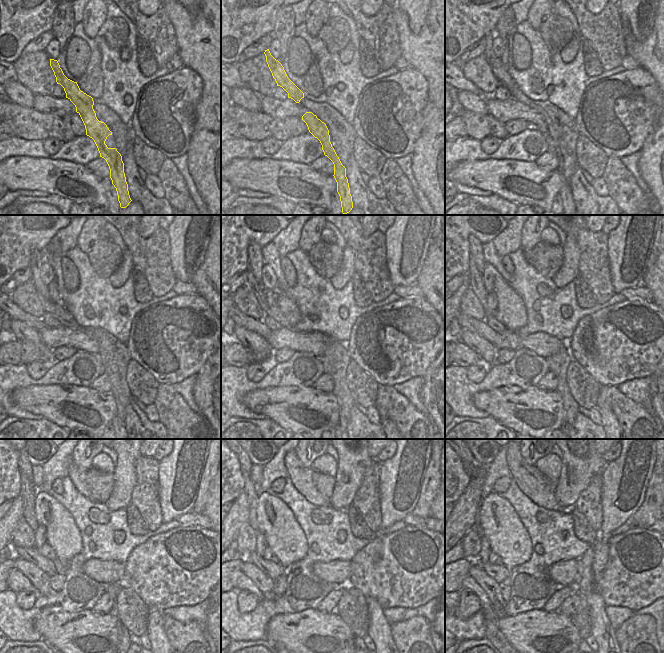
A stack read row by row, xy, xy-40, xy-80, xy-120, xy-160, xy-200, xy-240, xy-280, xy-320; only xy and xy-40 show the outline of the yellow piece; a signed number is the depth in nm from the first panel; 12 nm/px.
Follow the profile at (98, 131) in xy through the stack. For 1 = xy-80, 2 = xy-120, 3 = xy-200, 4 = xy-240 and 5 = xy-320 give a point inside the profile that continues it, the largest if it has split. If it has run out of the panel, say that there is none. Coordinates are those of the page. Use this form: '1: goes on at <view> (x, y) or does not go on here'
1: goes on at xy-80 (500, 72)
2: goes on at xy-120 (36, 259)
3: goes on at xy-200 (475, 246)
4: goes on at xy-240 (24, 466)
5: goes on at xy-320 (469, 459)

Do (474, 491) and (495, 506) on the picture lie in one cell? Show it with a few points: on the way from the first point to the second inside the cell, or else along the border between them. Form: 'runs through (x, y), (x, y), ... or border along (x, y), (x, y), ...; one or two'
border along (483, 499), (477, 512); two

